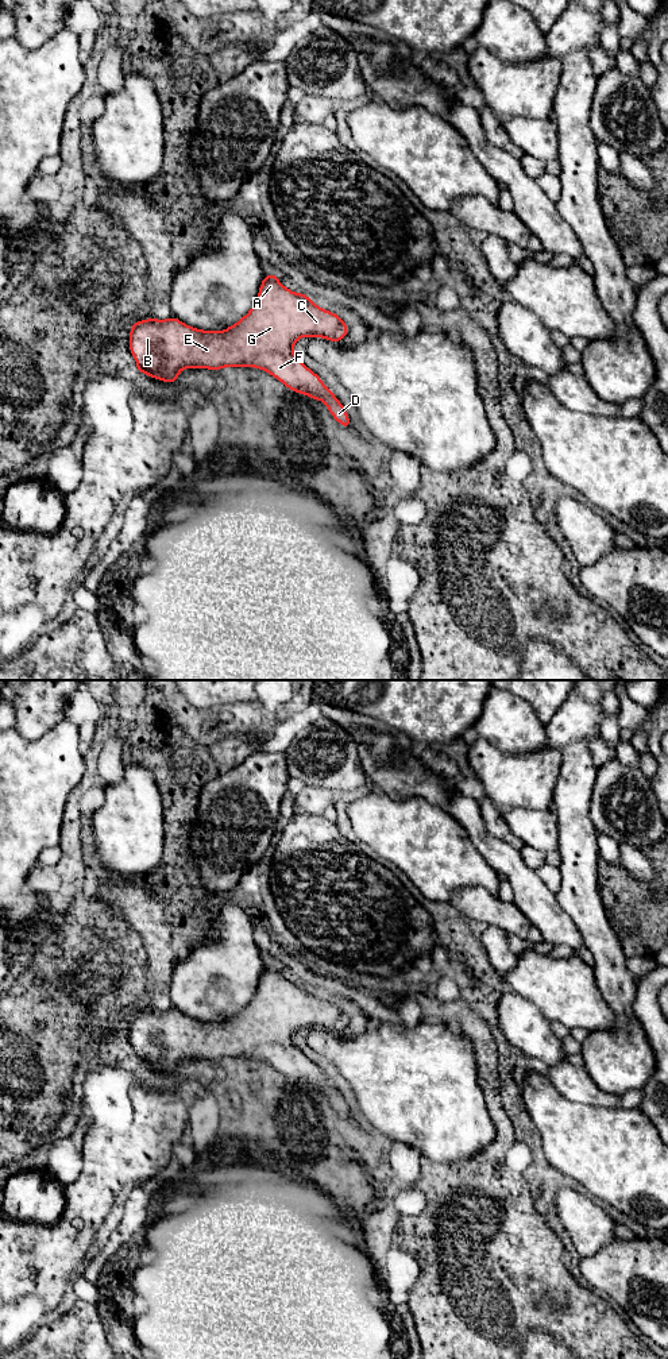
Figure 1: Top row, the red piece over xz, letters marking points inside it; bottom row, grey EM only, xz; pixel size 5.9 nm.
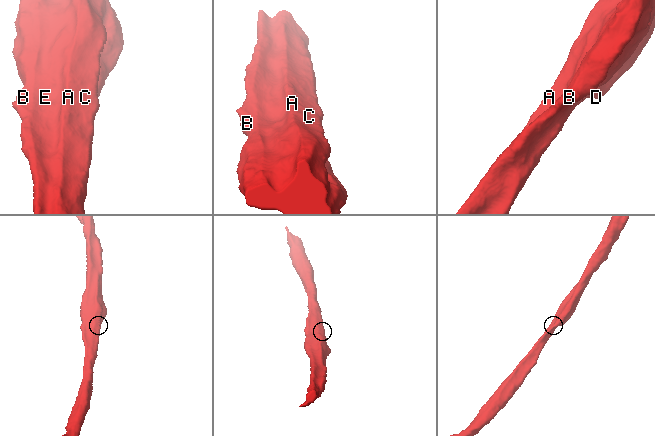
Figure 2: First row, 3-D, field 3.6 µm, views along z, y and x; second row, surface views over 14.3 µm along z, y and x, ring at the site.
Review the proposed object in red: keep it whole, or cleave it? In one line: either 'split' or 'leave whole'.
leave whole

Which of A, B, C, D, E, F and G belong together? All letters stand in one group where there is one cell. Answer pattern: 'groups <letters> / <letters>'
groups A B C D E F G

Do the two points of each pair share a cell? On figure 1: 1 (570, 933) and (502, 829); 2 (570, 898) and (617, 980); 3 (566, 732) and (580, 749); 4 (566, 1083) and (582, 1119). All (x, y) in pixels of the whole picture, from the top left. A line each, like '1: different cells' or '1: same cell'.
1: different cells
2: same cell
3: different cells
4: different cells

